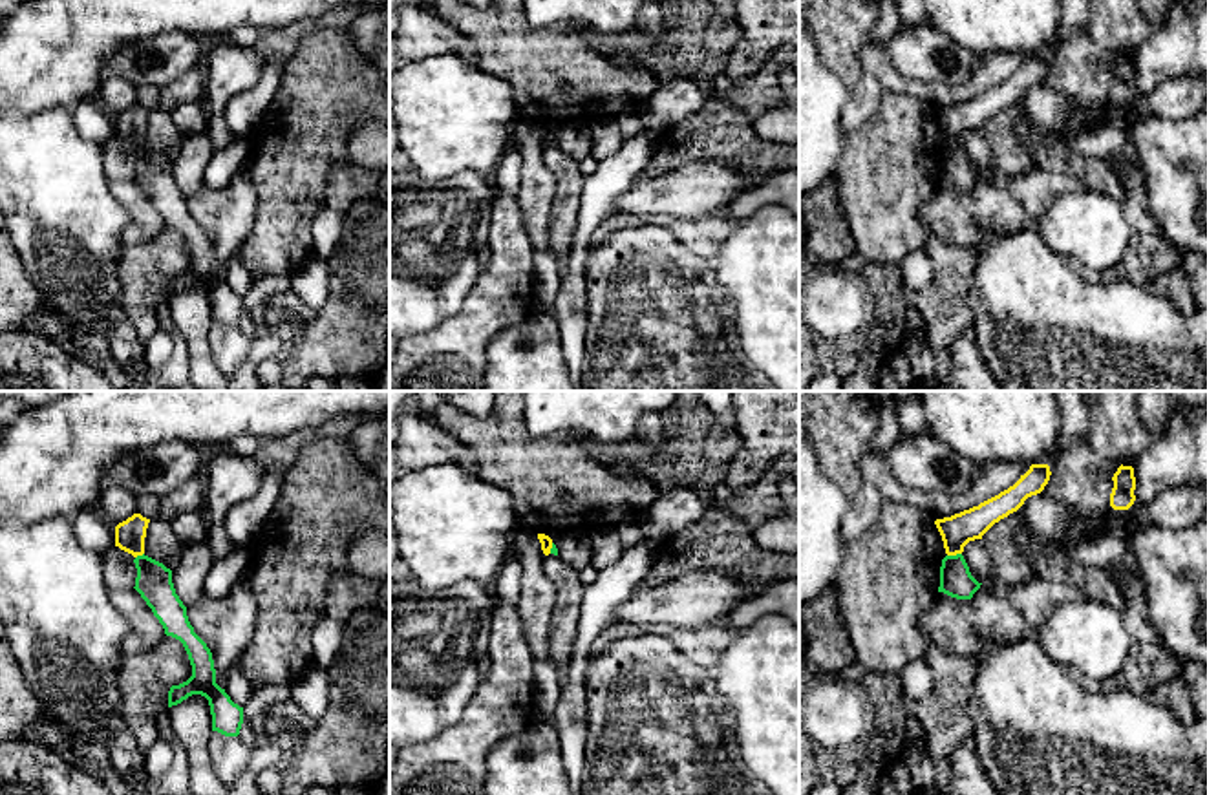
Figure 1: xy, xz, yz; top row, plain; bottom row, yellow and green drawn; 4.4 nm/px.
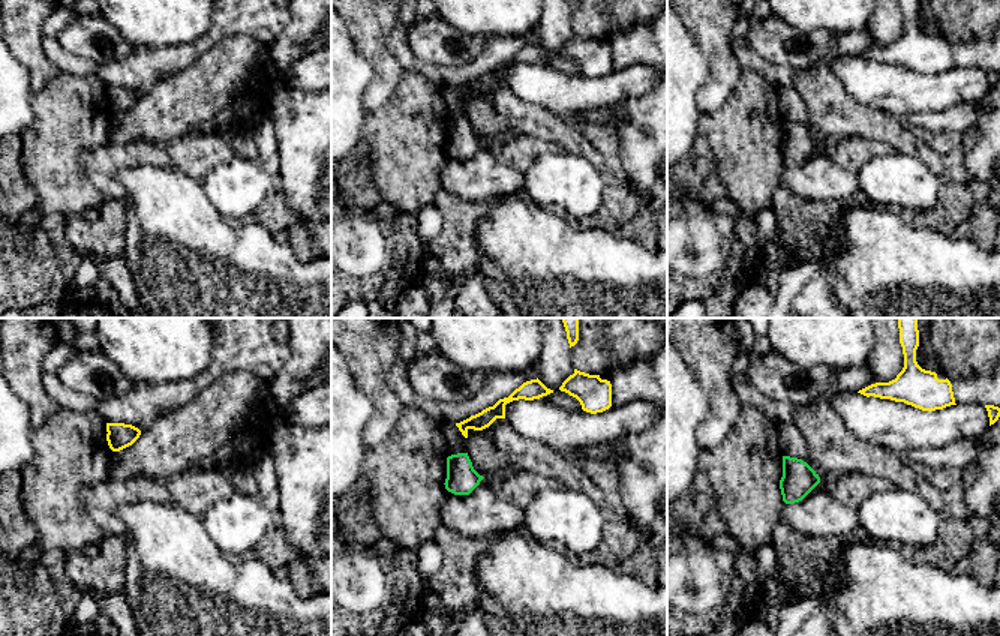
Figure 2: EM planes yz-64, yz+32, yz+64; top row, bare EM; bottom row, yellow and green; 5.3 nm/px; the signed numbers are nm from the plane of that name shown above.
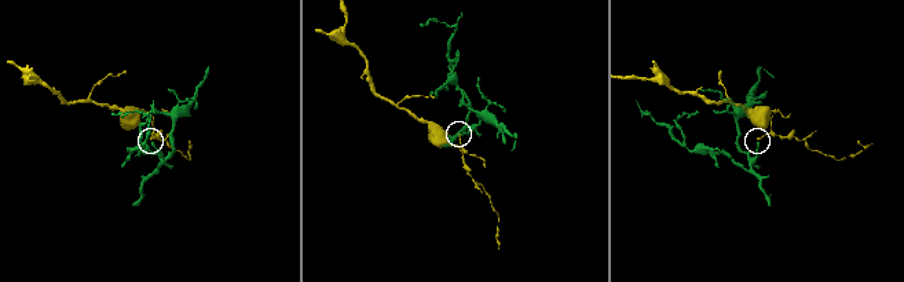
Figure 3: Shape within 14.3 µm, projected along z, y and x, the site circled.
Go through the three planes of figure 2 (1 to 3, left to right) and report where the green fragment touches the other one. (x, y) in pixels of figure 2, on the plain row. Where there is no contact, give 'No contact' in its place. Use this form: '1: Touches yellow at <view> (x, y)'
1: No contact
2: No contact
3: No contact

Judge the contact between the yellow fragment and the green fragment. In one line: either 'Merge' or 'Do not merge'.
Do not merge

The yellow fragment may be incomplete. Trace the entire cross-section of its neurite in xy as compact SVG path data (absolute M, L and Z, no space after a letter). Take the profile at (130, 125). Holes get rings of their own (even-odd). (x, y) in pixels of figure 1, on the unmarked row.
M134 104L115 117L115 137L132 144L134 148L144 144L144 128L150 110Z

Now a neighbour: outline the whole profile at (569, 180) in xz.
M554 144L545 146L543 161L556 179L549 223L549 252L558 261L569 260L578 227L583 174L580 163Z

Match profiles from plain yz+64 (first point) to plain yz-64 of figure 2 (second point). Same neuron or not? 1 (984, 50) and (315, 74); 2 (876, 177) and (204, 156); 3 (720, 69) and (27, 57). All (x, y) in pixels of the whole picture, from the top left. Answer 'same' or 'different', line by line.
1: different
2: different
3: same

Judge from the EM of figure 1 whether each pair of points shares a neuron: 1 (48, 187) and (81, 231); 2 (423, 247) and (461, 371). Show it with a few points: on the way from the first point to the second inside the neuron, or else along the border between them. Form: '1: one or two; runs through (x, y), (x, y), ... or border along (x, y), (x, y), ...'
1: one; runs through (55, 198), (59, 209), (70, 220)
2: two; border along (472, 286), (454, 315), (408, 339)

